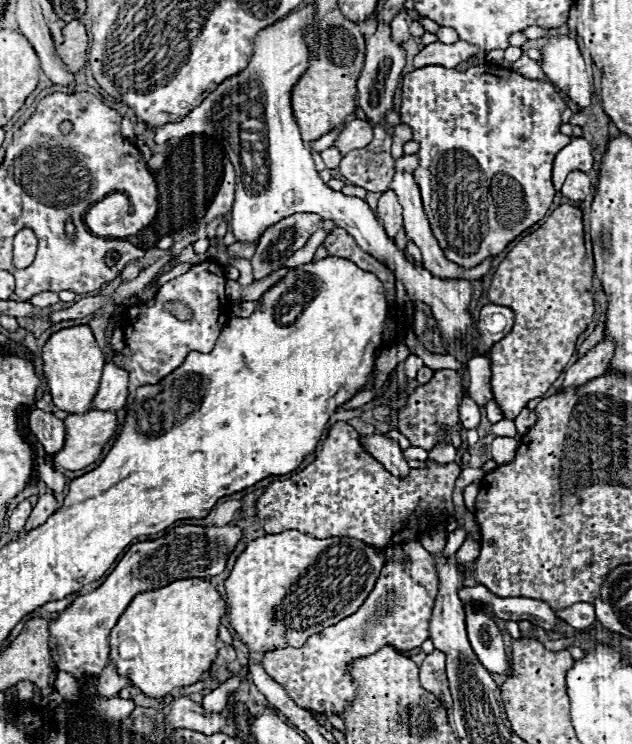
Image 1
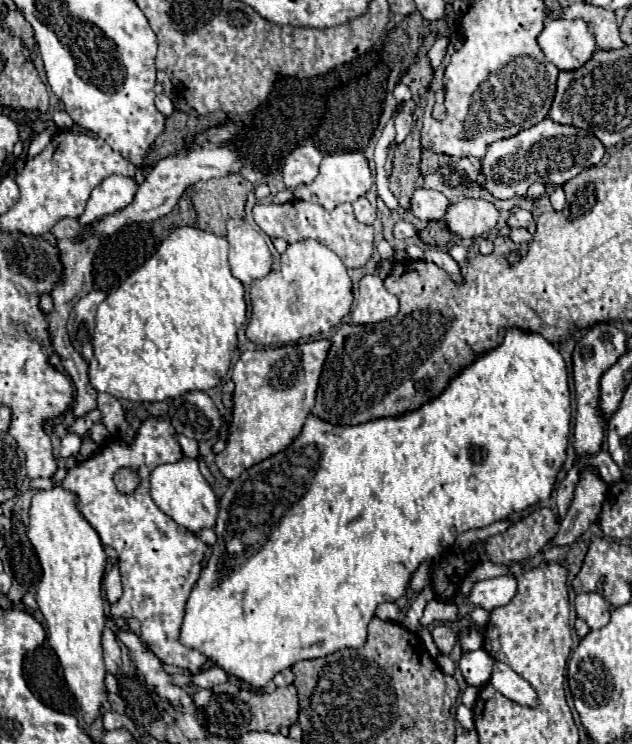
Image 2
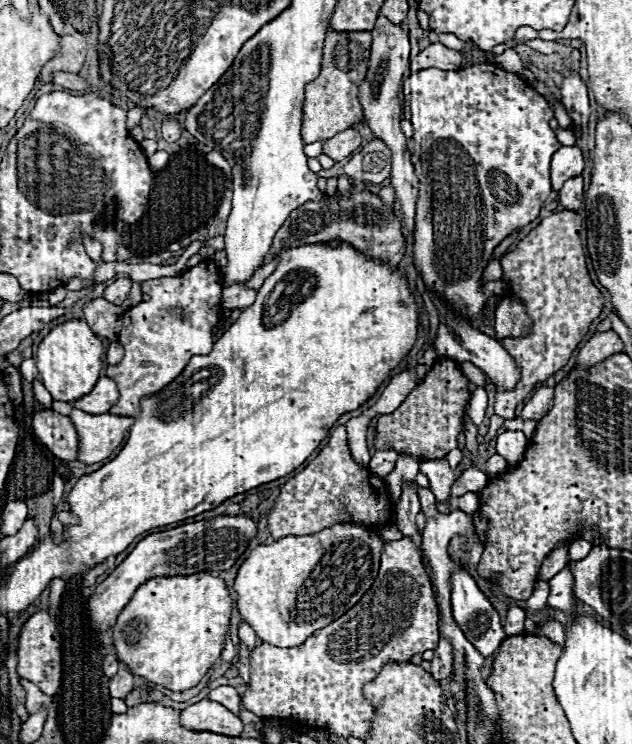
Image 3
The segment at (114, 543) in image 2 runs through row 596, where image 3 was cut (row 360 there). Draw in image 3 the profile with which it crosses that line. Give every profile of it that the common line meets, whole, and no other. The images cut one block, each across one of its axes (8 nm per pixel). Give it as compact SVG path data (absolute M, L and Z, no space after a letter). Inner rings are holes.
M204 260L178 276L142 282L142 292L148 296L148 300L126 310L122 316L118 340L126 350L124 358L118 364L106 368L106 376L116 380L120 390L120 398L110 412L116 412L118 416L138 416L142 396L156 394L186 368L192 356L206 356L212 350L212 332L222 314L220 278L222 276L216 262ZM174 306L182 306L184 312L188 312L186 318L170 316L168 310Z

